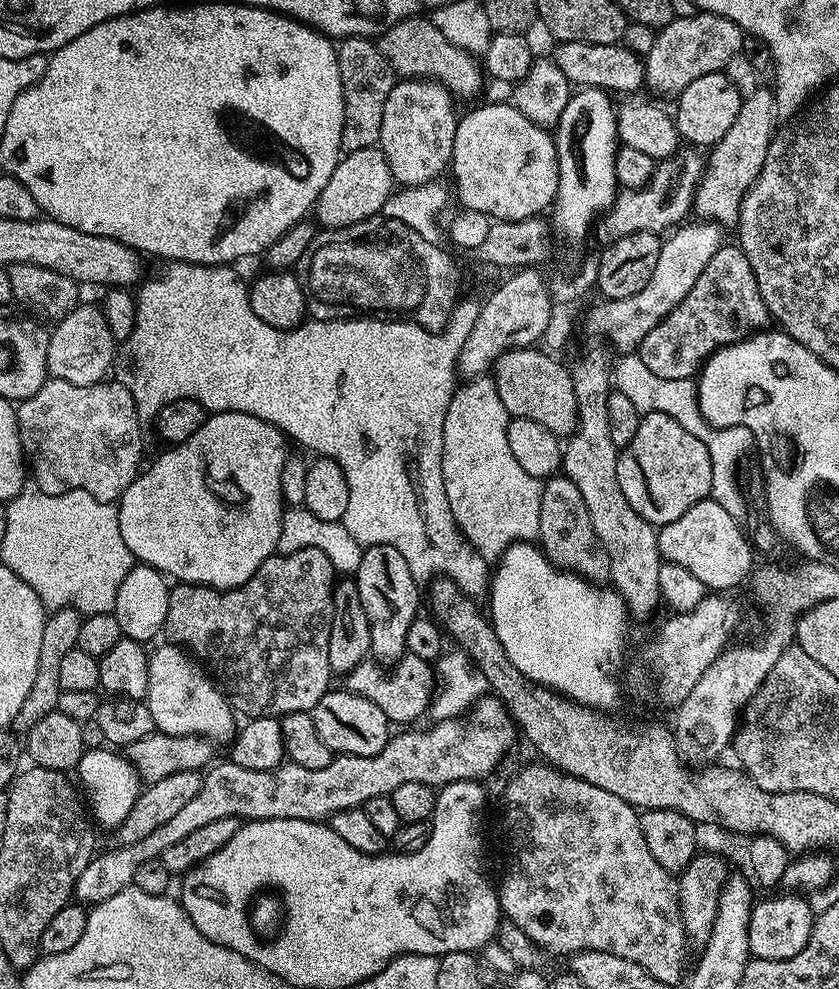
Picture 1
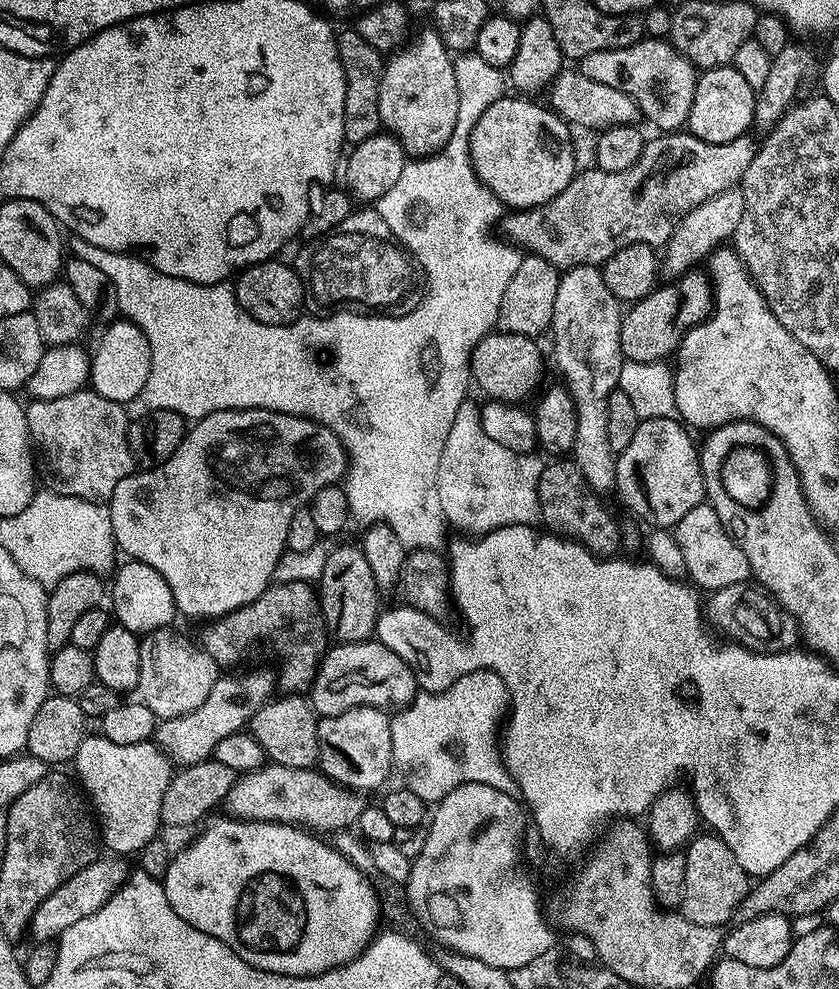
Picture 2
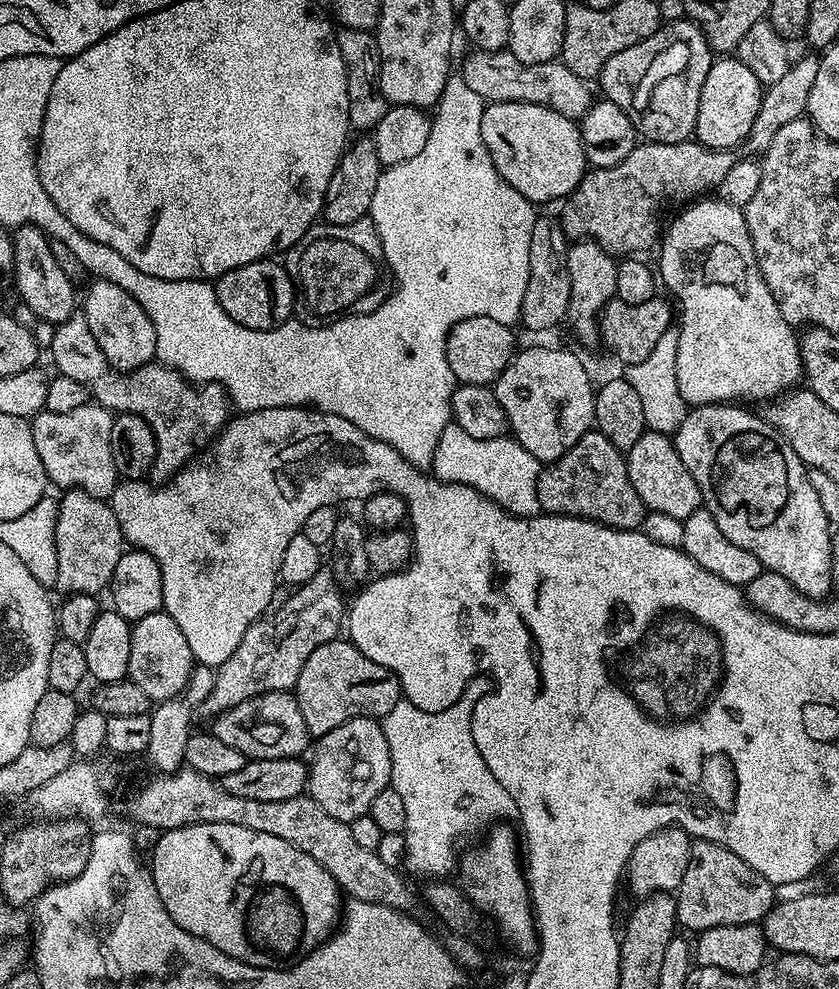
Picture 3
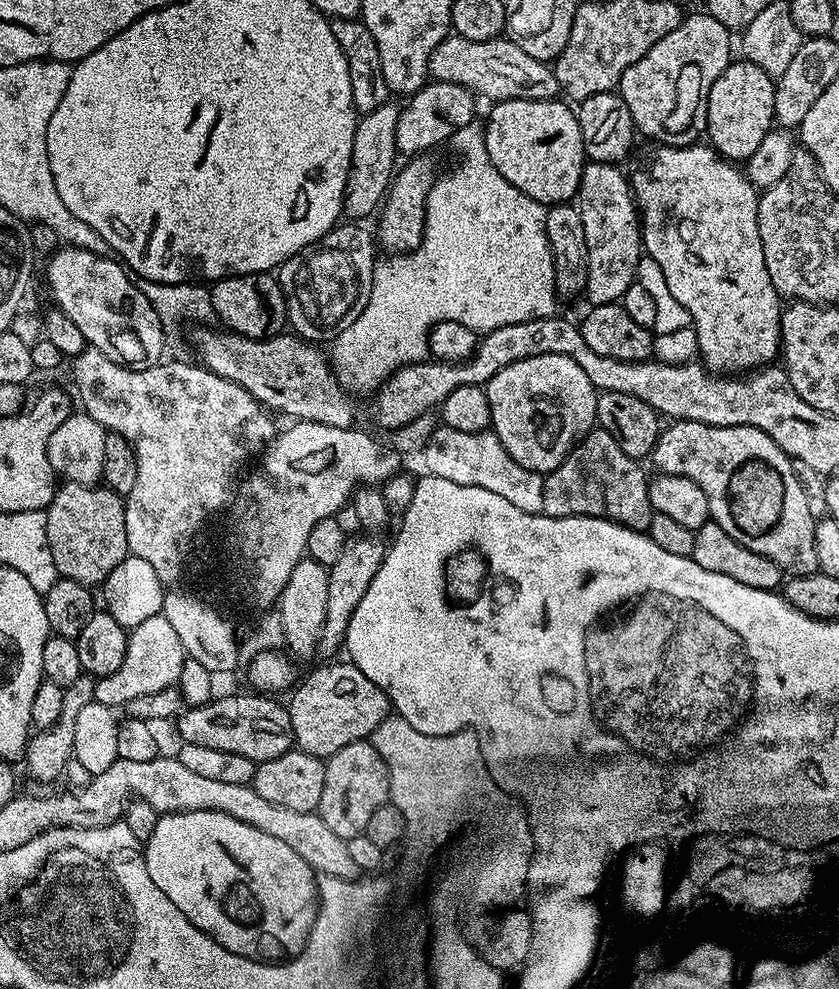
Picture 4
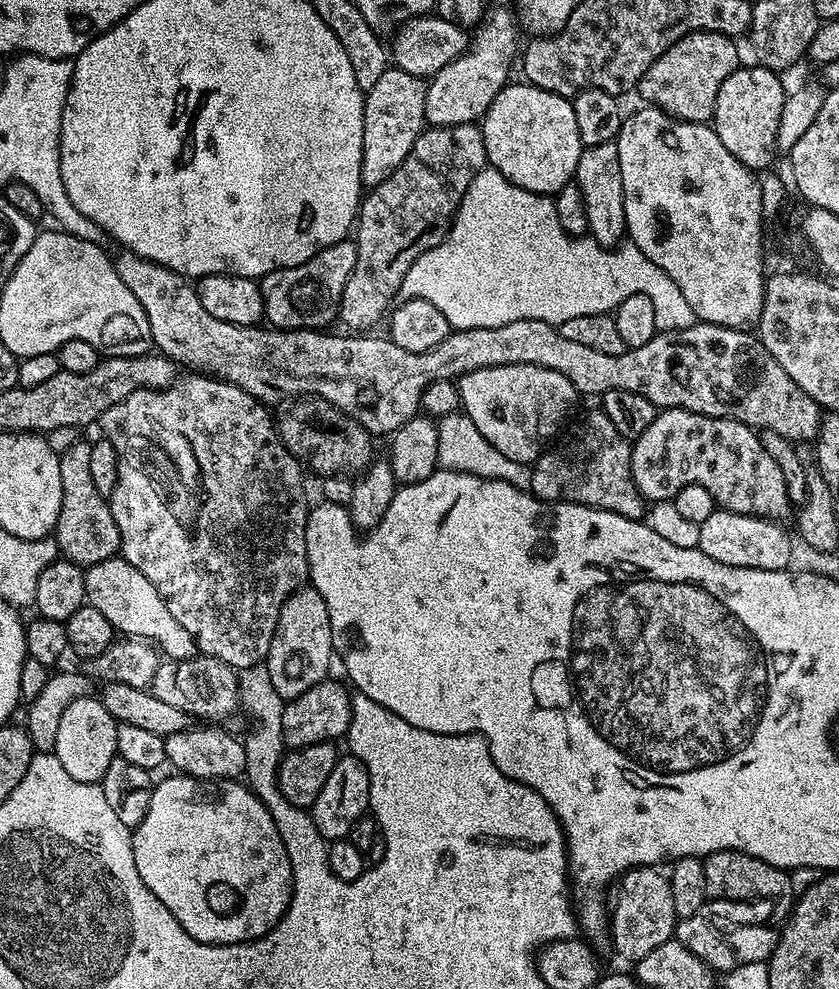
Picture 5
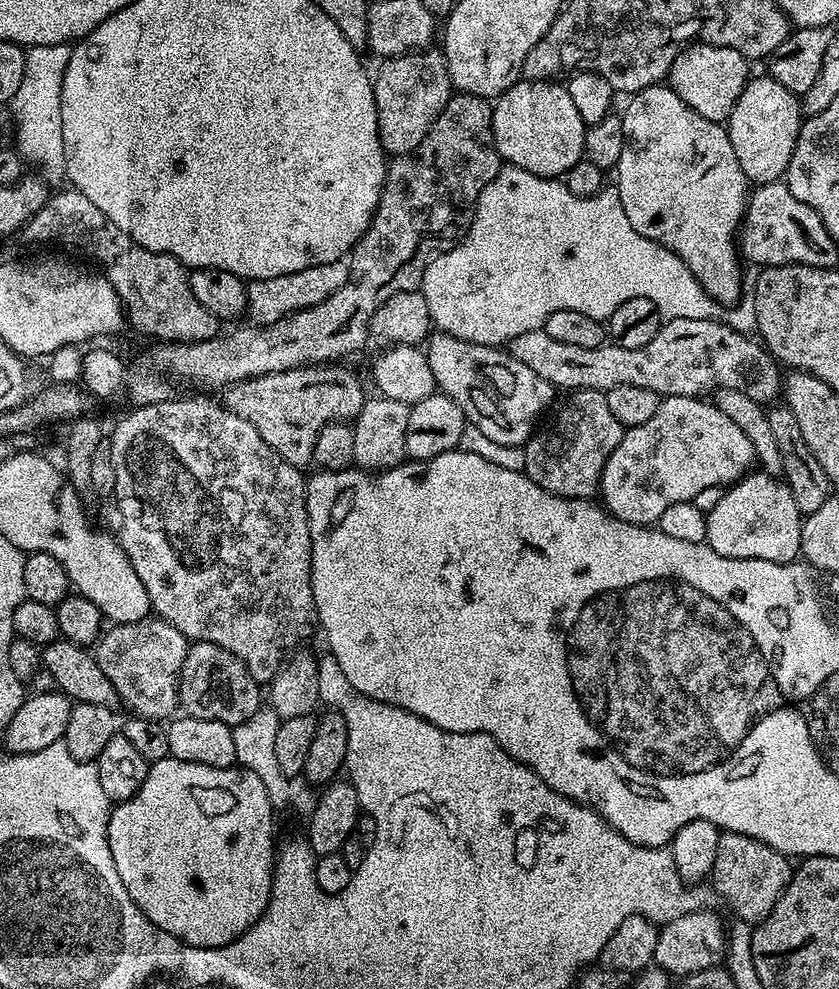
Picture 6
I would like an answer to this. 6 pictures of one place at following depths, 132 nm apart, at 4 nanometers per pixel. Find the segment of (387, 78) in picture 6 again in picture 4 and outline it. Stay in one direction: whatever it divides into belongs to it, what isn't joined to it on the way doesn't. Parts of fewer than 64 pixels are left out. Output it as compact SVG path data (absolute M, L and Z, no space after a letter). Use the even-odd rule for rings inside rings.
M387 102L378 106L376 110L363 113L357 119L354 130L354 150L352 161L348 167L348 181L344 190L345 217L360 222L379 209L386 193L388 185L392 183L394 173L397 171L398 153L396 150L396 127L398 126L398 114L401 105Z

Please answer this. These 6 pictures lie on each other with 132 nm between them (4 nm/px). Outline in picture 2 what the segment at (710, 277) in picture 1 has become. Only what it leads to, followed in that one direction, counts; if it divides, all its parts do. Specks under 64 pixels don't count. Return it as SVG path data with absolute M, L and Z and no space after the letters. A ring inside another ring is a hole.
M692 270L675 282L664 282L646 298L635 301L620 318L620 345L625 360L634 362L667 361L680 347L689 328L701 324L712 311L714 289L707 275Z

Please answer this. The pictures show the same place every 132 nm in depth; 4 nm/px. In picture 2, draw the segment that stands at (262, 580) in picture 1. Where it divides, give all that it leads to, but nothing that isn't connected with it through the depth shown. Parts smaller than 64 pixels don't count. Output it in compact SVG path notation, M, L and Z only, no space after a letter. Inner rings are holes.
M273 583L254 602L205 623L202 647L221 669L232 670L239 665L236 663L247 654L251 644L278 638L285 656L280 668L278 667L279 691L284 694L304 694L311 689L320 660L326 651L326 632L318 619L320 615L317 589L311 583Z

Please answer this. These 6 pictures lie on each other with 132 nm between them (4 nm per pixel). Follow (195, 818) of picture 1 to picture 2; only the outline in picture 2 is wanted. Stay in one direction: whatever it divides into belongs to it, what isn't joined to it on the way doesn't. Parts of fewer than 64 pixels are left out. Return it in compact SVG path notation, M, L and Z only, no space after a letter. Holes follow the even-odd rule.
M271 762L265 763L264 767L257 770L257 772L247 772L237 778L230 790L230 794L226 794L222 805L223 811L228 811L225 813L237 820L295 824L297 826L307 826L312 830L322 828L326 832L330 831L329 833L335 830L351 829L365 807L366 800L361 793L353 792L350 788L335 784L329 776L324 775L319 770L291 768L290 766L282 766ZM97 858L92 864L79 870L68 881L62 882L36 909L30 925L31 939L36 942L55 941L63 932L70 930L74 922L82 922L82 918L90 918L94 910L98 910L124 884L130 875L129 861L124 858Z

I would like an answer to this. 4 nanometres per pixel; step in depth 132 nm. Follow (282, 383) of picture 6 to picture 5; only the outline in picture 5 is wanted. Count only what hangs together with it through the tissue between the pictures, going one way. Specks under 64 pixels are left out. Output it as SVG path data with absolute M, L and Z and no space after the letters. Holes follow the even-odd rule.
M299 396L283 401L275 411L274 423L287 450L300 460L308 458L318 472L323 468L332 474L358 474L371 464L372 434L352 416L328 404L320 396Z

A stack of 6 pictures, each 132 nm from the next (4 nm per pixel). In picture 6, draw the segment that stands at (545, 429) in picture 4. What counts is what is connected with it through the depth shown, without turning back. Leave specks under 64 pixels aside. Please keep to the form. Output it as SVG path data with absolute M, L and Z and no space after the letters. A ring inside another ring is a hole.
M440 330L429 335L424 353L431 373L434 374L437 389L457 402L469 425L482 431L486 438L498 445L520 448L535 433L534 422L549 404L554 389L530 367L518 362L503 349L493 345L470 343Z

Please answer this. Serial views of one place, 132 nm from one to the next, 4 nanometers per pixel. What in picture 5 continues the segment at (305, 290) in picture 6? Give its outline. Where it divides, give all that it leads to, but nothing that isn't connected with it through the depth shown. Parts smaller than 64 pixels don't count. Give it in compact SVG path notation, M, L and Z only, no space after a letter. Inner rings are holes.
M351 239L339 240L337 244L324 248L314 258L302 262L293 268L279 268L270 274L259 277L264 303L264 320L277 330L293 328L310 328L324 330L329 326L328 320L335 321L340 310L342 290L346 290L346 282L356 265L356 246ZM296 292L310 292L306 302L296 300Z

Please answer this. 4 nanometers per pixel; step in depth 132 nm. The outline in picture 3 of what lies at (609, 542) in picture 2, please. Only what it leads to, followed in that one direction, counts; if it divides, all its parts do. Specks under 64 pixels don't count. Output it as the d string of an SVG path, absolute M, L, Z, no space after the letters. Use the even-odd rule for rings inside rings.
M598 430L582 434L570 450L552 463L545 463L538 478L540 512L554 516L577 516L622 532L639 529L646 511L638 490L630 486L625 453Z

